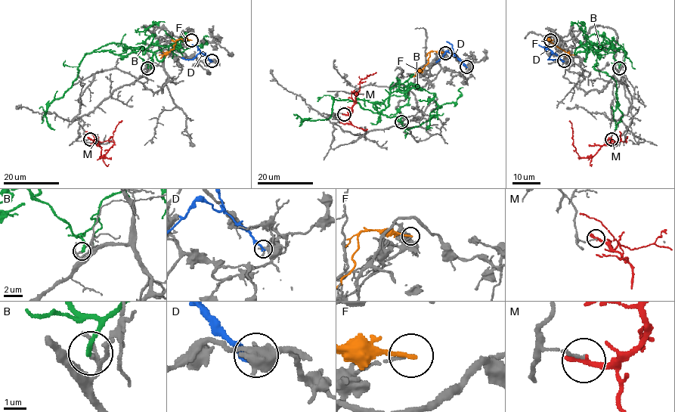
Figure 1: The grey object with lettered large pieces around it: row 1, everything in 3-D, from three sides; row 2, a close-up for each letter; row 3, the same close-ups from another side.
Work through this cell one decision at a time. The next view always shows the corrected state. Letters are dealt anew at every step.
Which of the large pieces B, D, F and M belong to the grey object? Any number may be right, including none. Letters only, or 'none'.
none

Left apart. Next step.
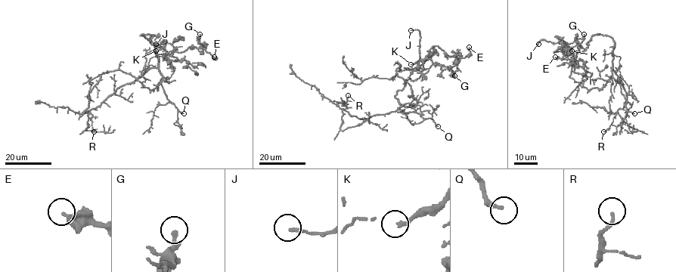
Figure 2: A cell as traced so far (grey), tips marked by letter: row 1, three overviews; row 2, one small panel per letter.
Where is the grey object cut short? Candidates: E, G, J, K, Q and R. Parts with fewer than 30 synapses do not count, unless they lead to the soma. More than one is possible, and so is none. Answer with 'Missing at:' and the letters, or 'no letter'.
Missing at: no letter

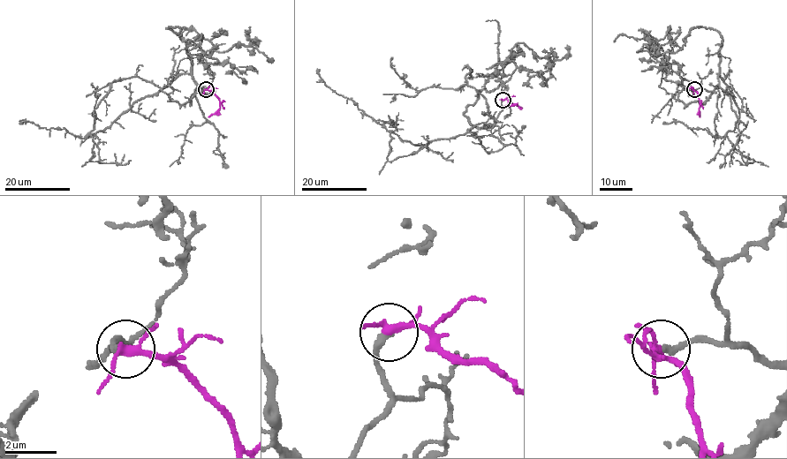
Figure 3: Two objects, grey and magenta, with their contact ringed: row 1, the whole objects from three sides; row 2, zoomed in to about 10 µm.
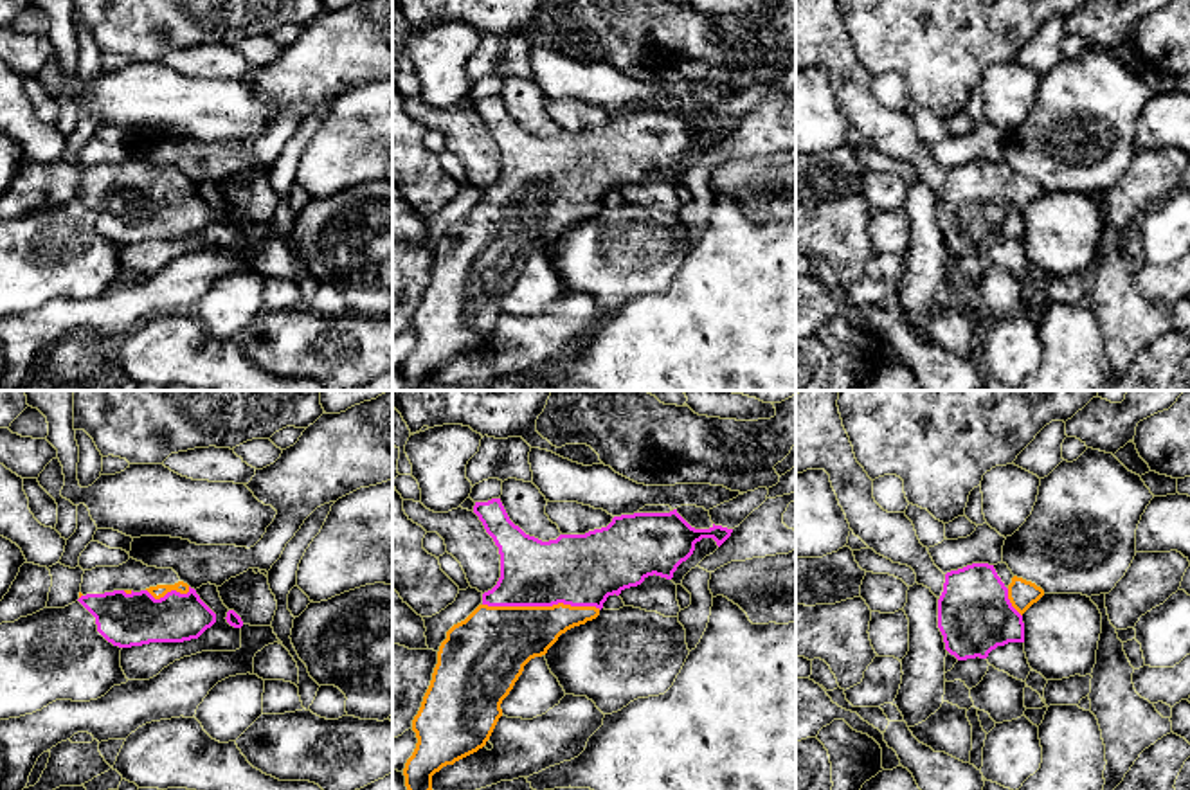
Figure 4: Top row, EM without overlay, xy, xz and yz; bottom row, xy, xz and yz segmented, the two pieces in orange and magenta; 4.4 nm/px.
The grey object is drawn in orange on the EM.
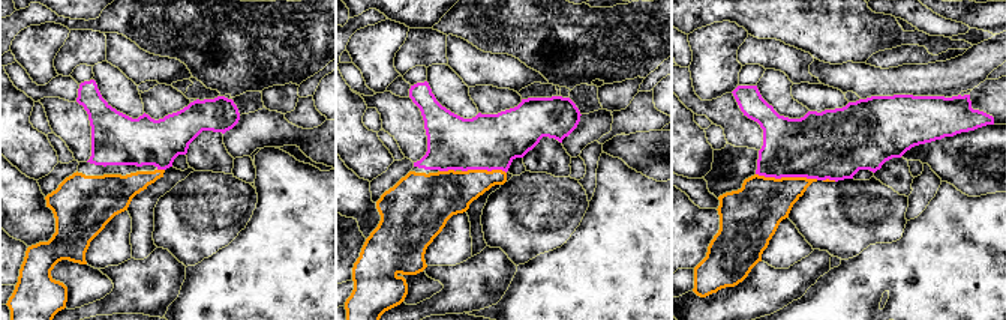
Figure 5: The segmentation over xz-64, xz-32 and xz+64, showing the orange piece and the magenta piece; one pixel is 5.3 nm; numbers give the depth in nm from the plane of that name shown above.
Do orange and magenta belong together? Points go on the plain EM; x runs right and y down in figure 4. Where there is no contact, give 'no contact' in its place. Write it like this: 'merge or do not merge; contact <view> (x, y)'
merge; contact xz (542, 204)

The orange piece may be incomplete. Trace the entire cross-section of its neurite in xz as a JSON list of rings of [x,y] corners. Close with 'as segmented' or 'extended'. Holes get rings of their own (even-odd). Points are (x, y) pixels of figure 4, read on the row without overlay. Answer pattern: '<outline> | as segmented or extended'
[[[500,95],[475,99],[473,110],[499,144],[500,175],[482,191],[482,200],[446,229],[439,243],[430,283],[412,317],[418,340],[403,365],[409,391],[434,389],[436,369],[482,346],[502,313],[500,301],[524,263],[545,252],[567,227],[596,216],[609,193],[619,193],[654,171],[672,176],[677,164],[693,151],[697,139],[713,135],[720,144],[733,130],[715,121],[695,126],[673,106],[621,112],[607,124],[542,139],[509,117]]] | extended

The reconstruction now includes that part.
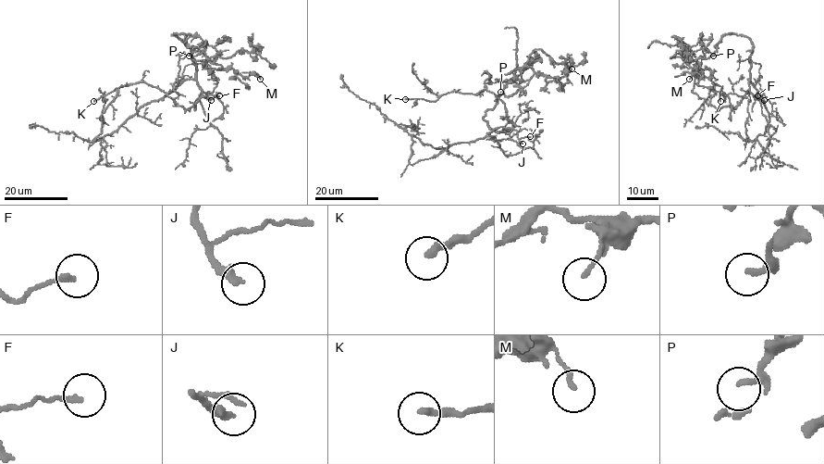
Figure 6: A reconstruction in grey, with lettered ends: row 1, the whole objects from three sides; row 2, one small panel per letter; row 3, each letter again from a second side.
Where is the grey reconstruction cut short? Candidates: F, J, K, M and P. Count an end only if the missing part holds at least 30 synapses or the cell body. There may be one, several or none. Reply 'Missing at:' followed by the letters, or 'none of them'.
Missing at: J, K

